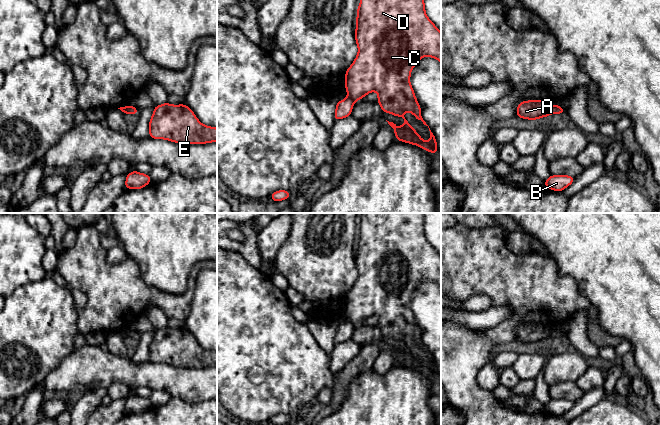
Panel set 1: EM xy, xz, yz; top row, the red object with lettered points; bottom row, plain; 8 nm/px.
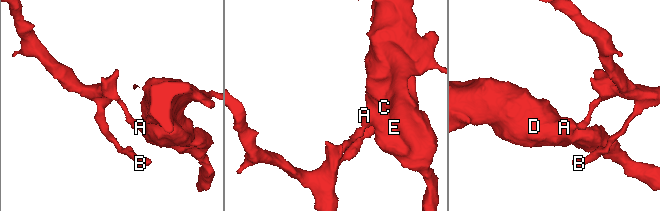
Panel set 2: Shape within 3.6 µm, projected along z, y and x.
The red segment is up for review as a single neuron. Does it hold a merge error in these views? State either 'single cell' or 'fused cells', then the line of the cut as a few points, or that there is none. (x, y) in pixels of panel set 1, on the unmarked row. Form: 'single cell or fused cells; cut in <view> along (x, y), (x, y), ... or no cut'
fused cells; cut in yz along (551, 330), (549, 337)

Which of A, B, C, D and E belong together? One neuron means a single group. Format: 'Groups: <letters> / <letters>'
Groups: A C D E / B

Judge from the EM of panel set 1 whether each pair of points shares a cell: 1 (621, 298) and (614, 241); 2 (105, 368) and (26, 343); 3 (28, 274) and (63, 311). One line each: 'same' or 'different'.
1: same
2: different
3: different

